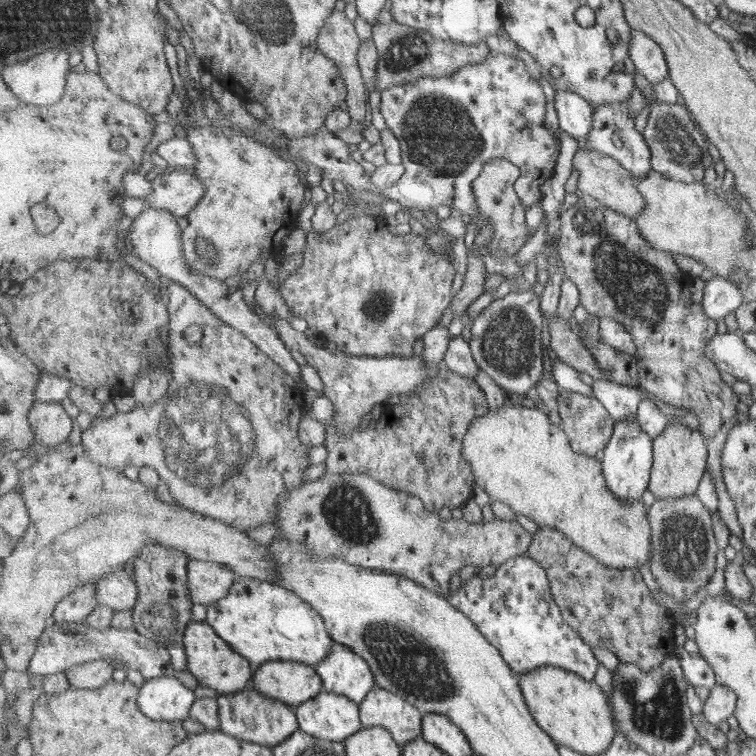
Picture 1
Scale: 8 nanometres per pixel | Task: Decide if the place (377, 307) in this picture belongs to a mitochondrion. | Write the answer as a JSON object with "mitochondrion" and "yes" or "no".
{"mitochondrion":"yes"}

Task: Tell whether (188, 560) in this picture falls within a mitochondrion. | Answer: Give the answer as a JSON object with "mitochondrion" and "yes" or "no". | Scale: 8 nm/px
{"mitochondrion":"no"}

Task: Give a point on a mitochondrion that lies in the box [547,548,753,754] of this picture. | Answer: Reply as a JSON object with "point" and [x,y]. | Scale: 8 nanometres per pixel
{"point":[660,716]}

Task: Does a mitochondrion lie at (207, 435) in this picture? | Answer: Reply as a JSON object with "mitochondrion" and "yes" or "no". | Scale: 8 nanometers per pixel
{"mitochondrion":"yes"}

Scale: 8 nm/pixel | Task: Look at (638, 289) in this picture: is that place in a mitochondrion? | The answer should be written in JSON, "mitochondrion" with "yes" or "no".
{"mitochondrion":"yes"}

